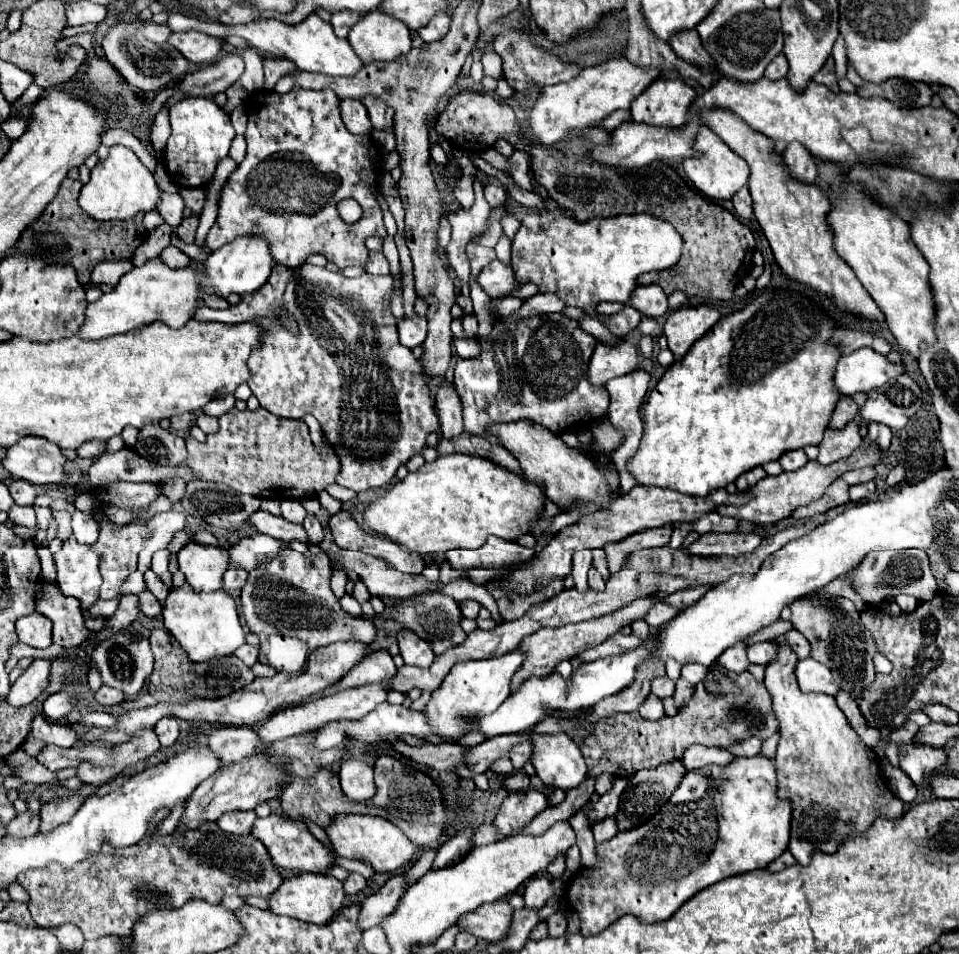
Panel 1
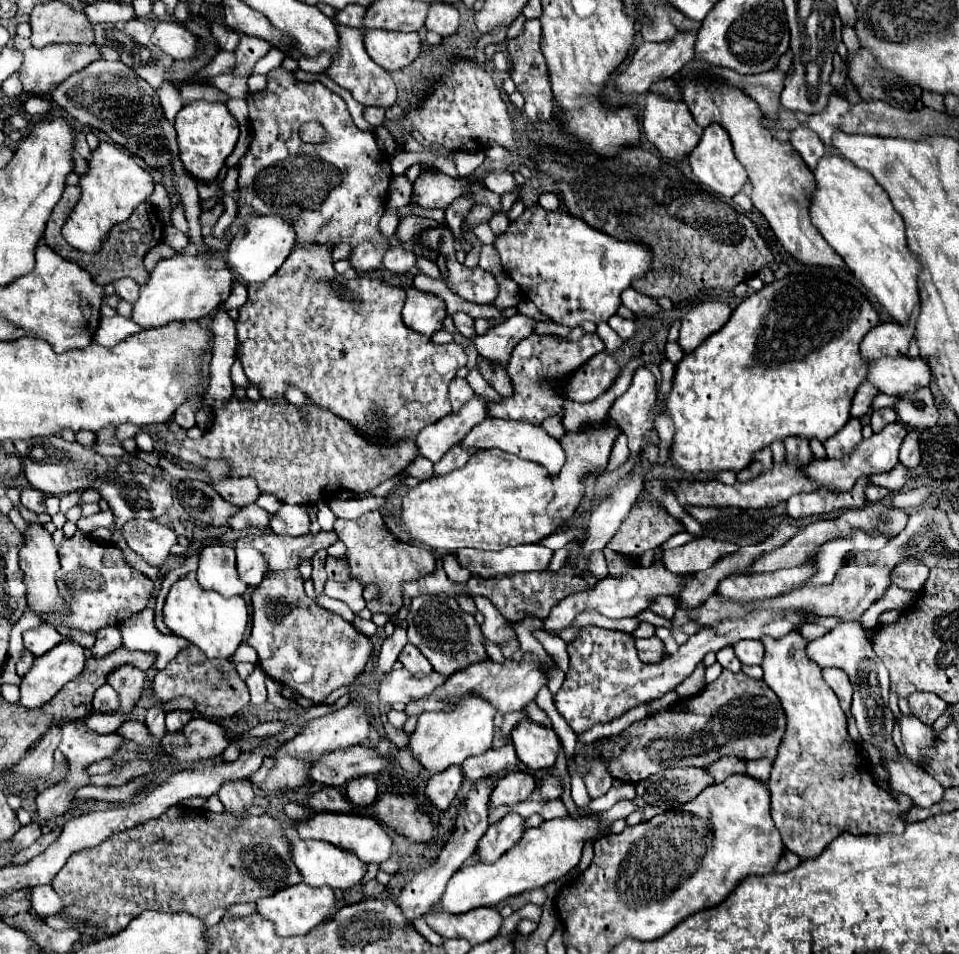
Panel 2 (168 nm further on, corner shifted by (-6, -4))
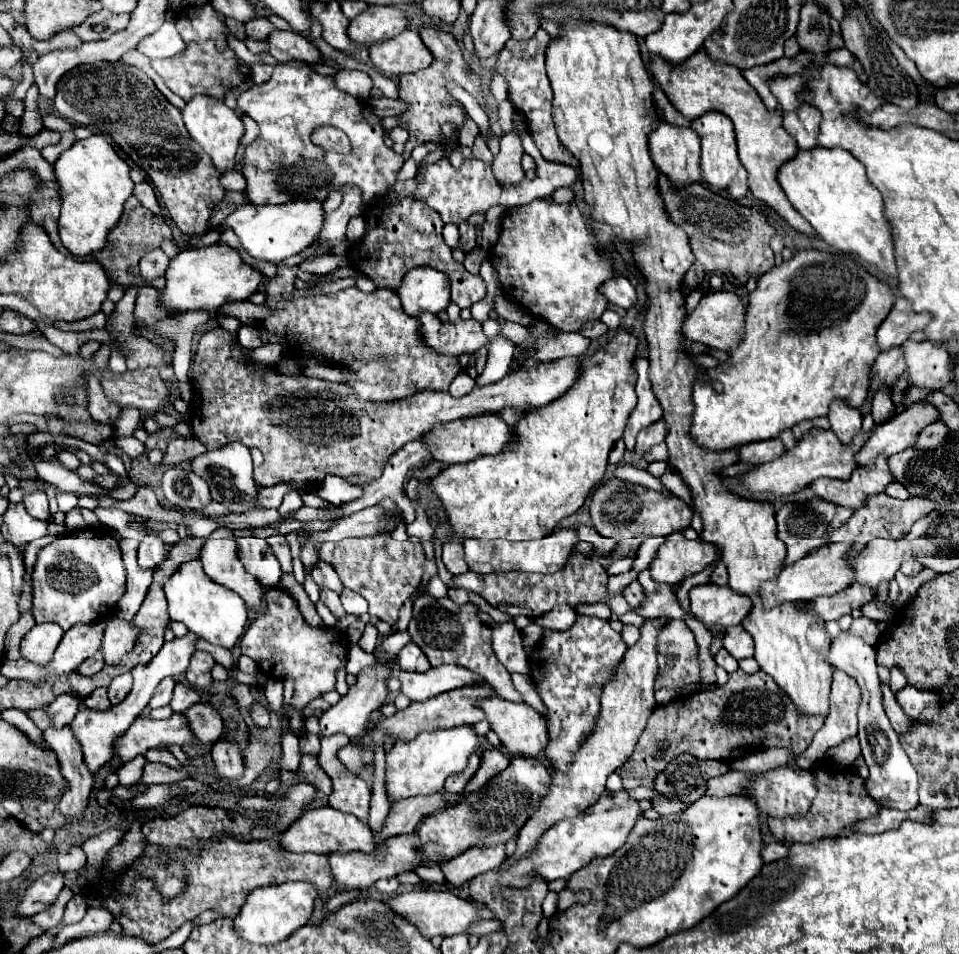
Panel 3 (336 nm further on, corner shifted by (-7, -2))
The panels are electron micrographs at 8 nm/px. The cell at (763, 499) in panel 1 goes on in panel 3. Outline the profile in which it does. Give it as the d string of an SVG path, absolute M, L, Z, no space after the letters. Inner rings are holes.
M924 402L912 404L902 414L896 414L892 420L876 426L866 444L856 452L858 466L872 466L880 454L890 458L896 452L902 452L914 444L916 434L936 420L938 412Z

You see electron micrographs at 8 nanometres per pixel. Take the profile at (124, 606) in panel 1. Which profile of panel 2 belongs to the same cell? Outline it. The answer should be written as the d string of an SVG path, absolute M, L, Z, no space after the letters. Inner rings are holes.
M105 626L103 630L99 630L97 634L97 642L91 648L91 656L93 658L105 658L107 654L111 654L115 648L121 646L121 634L117 626Z

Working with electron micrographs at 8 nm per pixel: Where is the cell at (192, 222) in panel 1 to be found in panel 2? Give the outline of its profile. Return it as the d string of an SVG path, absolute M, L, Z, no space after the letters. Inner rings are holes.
M219 200L217 204L215 204L215 208L211 208L211 210L205 210L203 214L201 214L201 232L203 232L203 236L209 236L211 232L213 232L213 226L215 226L215 222L217 222L217 218L223 214L223 210L225 210L225 206L223 206L223 202Z

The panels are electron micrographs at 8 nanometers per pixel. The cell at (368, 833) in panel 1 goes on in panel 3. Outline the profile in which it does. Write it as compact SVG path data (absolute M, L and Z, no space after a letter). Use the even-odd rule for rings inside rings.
M330 806L306 810L288 830L282 834L280 842L286 850L292 852L316 852L316 854L330 854L330 852L374 852L374 834L366 822L360 822L356 816L334 810Z

